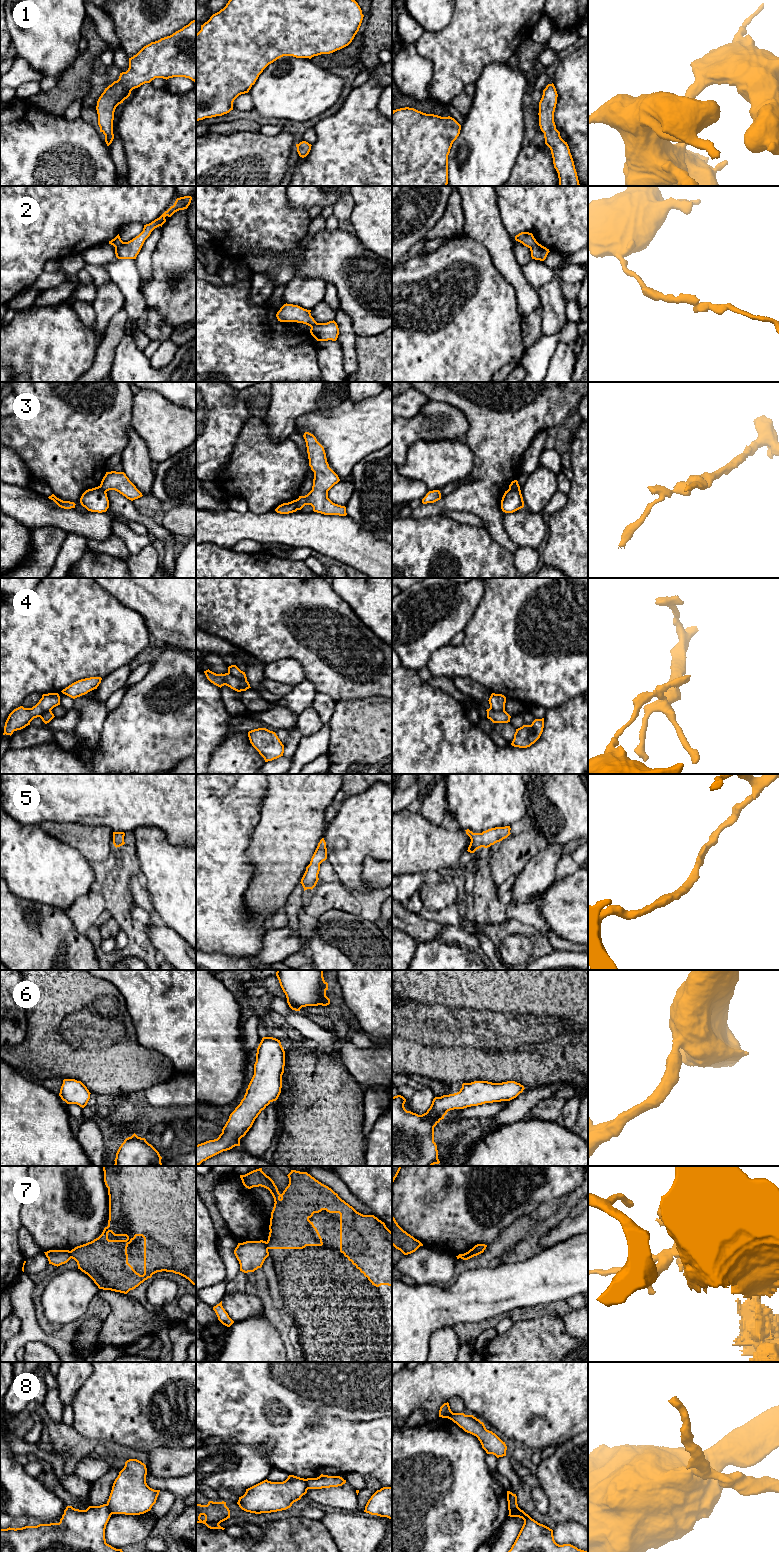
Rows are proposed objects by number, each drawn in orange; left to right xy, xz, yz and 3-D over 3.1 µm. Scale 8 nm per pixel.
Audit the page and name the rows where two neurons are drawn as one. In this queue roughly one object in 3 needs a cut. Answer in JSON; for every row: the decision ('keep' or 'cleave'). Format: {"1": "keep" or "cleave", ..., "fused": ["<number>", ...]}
{"1": "keep", "2": "cleave", "3": "cleave", "4": "cleave", "5": "keep", "6": "keep", "7": "cleave", "8": "cleave", "fused": ["2", "3", "4", "7", "8"]}

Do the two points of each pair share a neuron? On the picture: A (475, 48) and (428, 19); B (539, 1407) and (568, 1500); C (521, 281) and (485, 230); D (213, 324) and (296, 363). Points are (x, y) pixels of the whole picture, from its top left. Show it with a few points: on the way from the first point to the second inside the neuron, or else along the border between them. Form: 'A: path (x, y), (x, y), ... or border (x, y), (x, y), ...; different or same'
A: border (454, 10), (450, 22), (444, 28), (425, 31); different
B: border (577, 1435), (556, 1446); different
C: path (510, 268), (502, 256), (498, 243); same
D: path (234, 342), (250, 358), (256, 360), (275, 360); same

